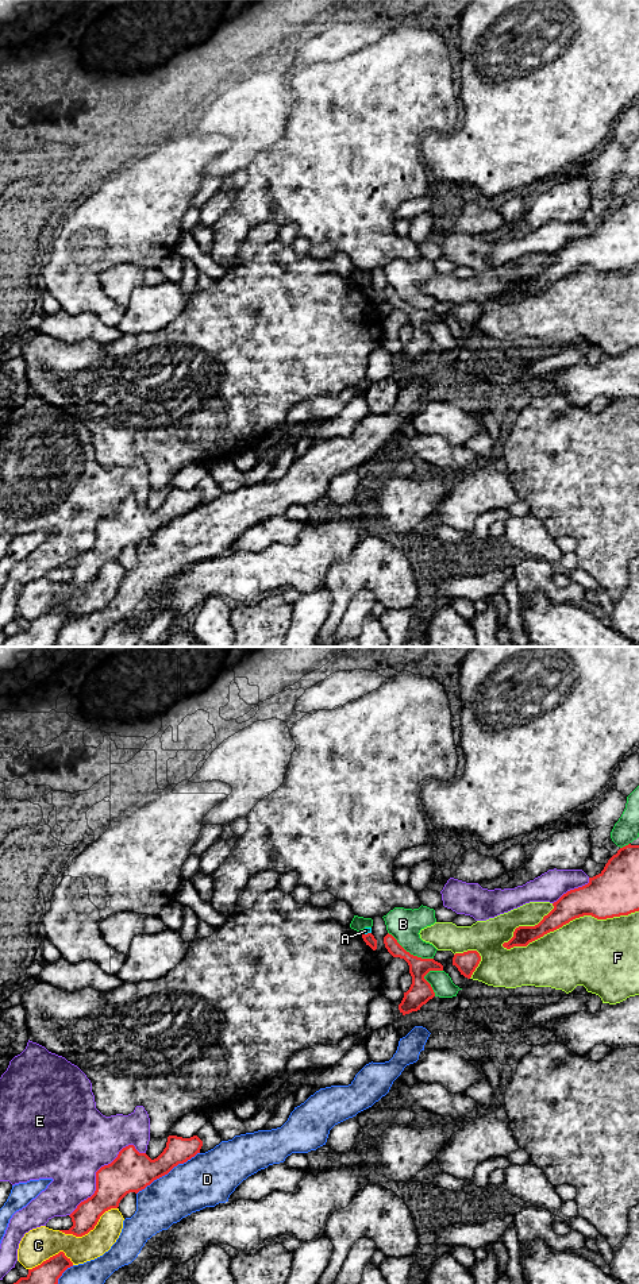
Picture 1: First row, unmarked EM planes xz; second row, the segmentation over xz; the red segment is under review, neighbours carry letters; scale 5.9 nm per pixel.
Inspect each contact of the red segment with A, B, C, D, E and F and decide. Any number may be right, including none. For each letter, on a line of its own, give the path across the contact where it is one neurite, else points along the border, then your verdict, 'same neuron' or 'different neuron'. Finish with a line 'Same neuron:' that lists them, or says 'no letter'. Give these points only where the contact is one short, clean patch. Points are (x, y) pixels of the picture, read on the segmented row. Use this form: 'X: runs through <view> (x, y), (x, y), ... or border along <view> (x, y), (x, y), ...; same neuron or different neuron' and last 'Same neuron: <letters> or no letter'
A: border along xz (370, 932), (362, 934); different neuron
B: different neuron
C: different neuron
D: different neuron
E: different neuron
F: different neuron
Same neuron: no letter

